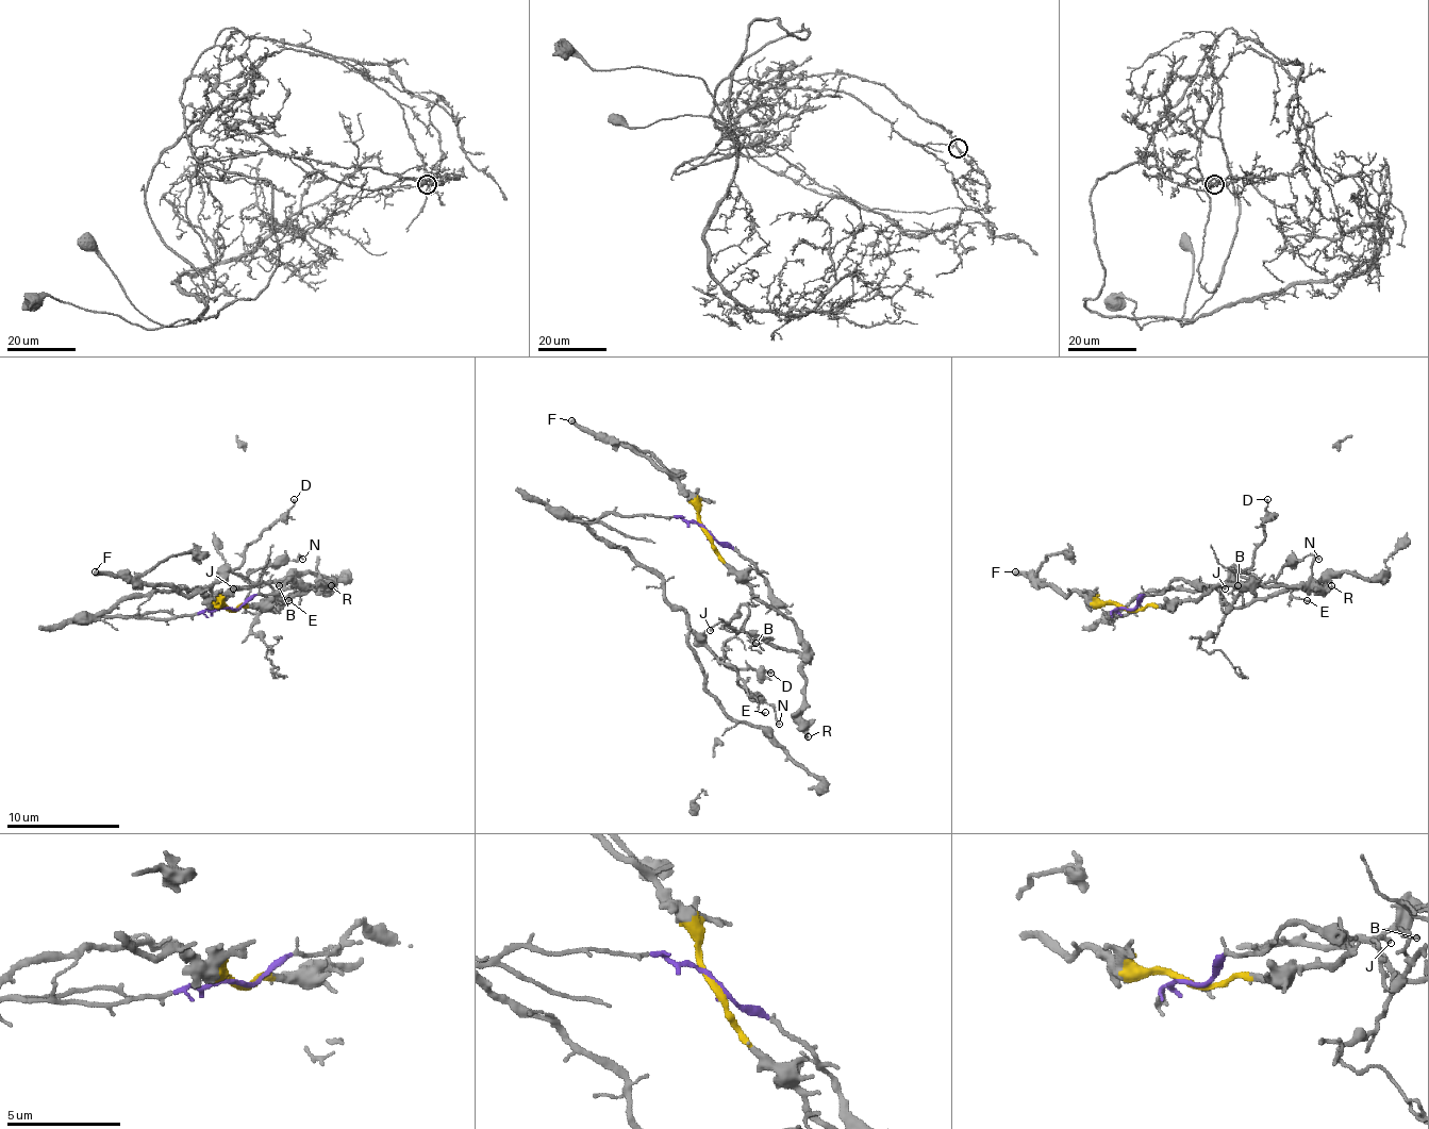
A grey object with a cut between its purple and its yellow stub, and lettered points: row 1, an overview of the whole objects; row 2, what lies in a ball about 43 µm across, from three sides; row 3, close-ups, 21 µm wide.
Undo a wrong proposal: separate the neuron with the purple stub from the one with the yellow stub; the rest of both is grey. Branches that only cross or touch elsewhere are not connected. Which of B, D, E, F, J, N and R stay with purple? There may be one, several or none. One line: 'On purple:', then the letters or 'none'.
On purple: D, E, N

